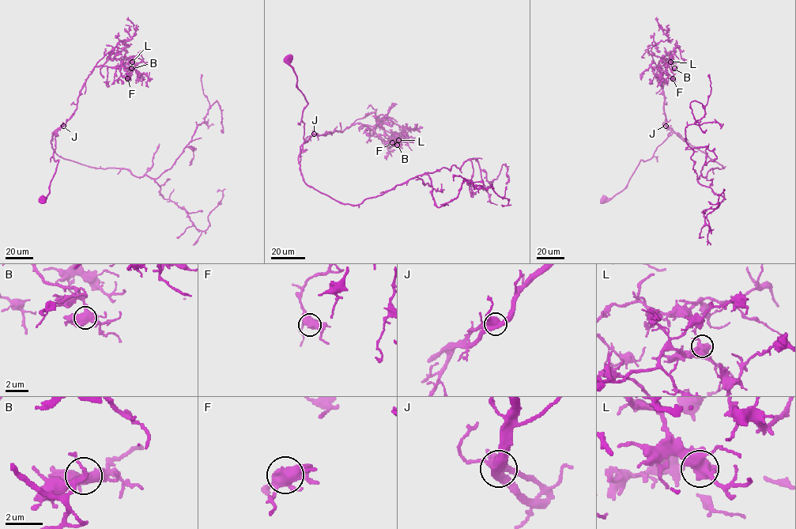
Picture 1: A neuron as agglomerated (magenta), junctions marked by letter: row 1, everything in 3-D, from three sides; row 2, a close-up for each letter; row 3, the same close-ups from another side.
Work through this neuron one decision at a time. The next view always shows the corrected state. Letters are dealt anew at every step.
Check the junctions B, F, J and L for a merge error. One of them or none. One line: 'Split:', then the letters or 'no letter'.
Split: no letter

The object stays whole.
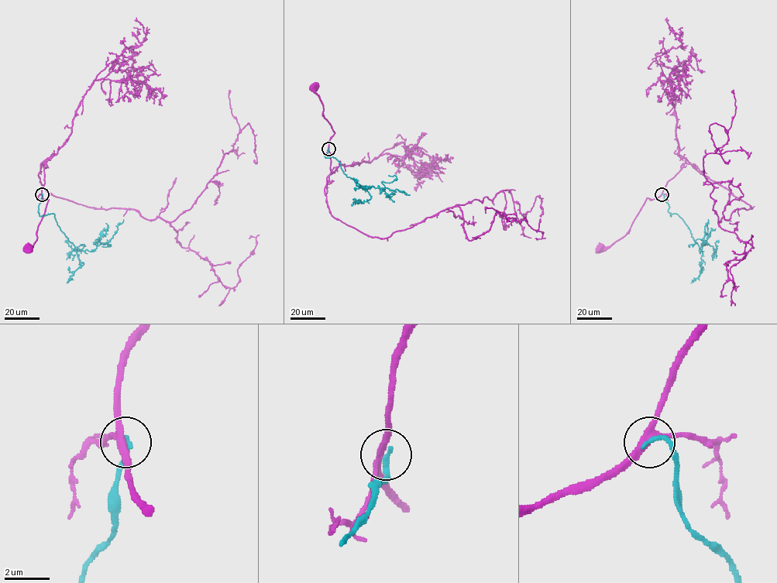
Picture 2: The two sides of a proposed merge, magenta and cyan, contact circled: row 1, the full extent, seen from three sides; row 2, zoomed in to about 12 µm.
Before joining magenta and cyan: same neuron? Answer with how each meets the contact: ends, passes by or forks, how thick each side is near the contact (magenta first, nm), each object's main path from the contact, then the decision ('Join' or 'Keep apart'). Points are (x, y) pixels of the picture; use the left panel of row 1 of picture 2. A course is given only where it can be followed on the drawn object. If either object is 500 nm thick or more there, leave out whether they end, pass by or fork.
At the ring magenta forks. At the ring cyan ends. Thickness 280 nm (magenta) against 200 nm. Course of magenta: (42, 194), (44, 199), (48, 199), (44, 215), (38, 224), (37, 239), (32, 246), (28, 246). Course of cyan: (42, 194), (39, 215), (53, 213), (67, 240), (80, 250), (93, 251), (96, 238), (110, 245), (102, 247). Keep apart

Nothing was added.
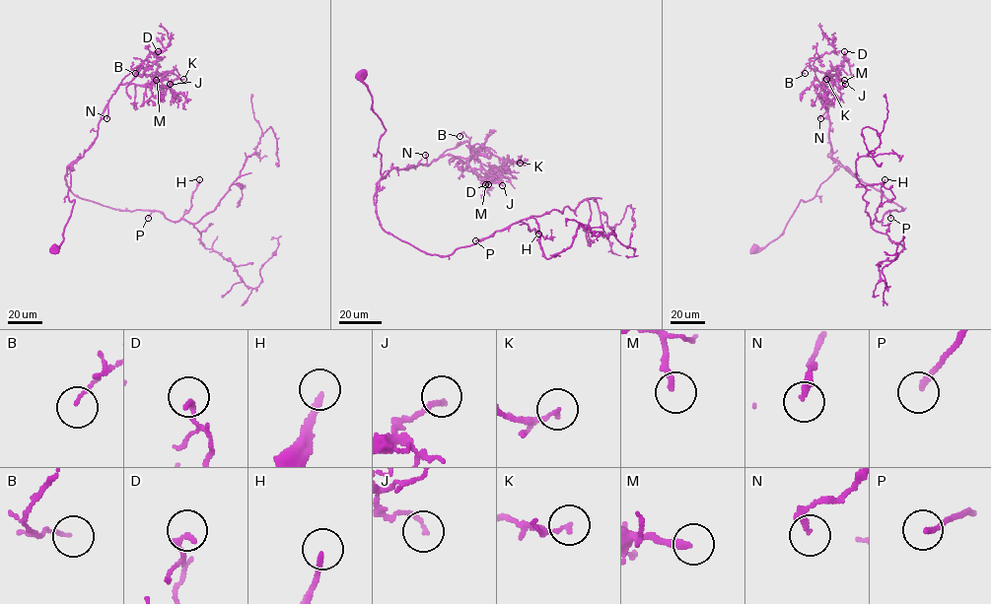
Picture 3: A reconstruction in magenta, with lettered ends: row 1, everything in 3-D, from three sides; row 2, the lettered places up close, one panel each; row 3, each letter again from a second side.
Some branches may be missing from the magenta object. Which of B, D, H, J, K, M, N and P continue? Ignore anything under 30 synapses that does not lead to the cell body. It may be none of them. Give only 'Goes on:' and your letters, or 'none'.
Goes on: H, M, P

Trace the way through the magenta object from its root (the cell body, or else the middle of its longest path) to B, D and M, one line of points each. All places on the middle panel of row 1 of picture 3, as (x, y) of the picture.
B: (362, 76), (386, 130), (378, 148), (385, 177), (392, 168), (428, 165), (469, 140), (463, 132), (460, 136)
D: (362, 76), (386, 130), (378, 148), (385, 177), (392, 168), (428, 165), (449, 155), (488, 184)
M: (362, 76), (386, 130), (378, 148), (385, 177), (392, 168), (428, 165), (449, 155), (466, 163), (485, 184)

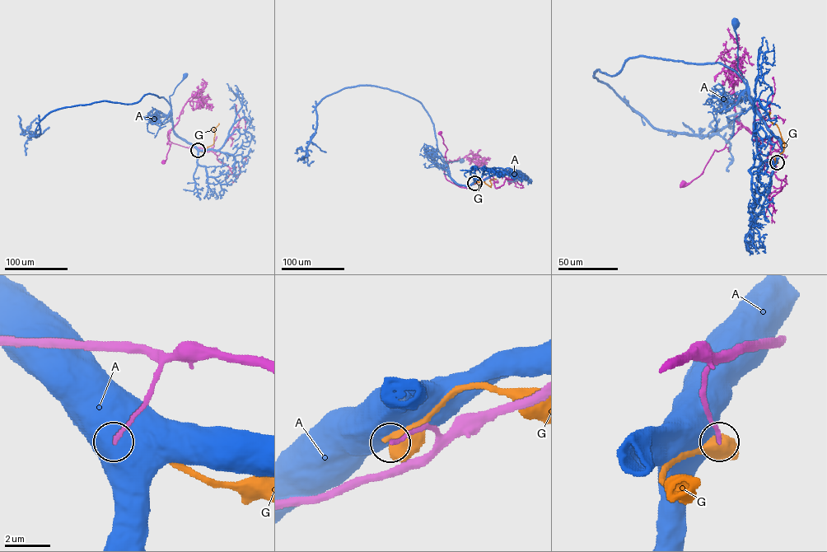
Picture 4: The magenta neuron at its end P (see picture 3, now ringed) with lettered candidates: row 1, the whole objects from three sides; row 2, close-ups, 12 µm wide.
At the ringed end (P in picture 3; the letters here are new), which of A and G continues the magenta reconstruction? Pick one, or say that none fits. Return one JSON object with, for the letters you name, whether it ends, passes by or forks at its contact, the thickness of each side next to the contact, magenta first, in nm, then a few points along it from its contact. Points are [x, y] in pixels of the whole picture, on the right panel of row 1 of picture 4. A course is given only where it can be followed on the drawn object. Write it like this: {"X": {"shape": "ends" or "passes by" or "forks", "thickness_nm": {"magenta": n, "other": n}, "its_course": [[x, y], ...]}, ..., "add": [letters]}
{"add": []}

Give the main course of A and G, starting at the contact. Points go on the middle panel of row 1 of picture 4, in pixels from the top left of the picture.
A: (474, 183), (459, 184), (450, 176), (446, 161), (461, 161)
G: (474, 183), (483, 182), (491, 187), (490, 180), (496, 179)

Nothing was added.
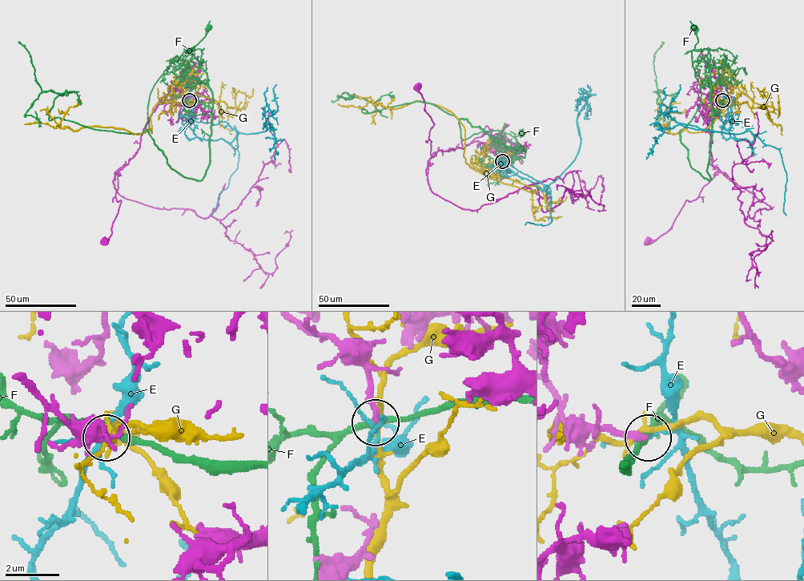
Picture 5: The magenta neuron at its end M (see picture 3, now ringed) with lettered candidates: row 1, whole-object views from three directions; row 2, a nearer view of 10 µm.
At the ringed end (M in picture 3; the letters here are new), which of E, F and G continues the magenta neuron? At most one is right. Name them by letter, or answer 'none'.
none

